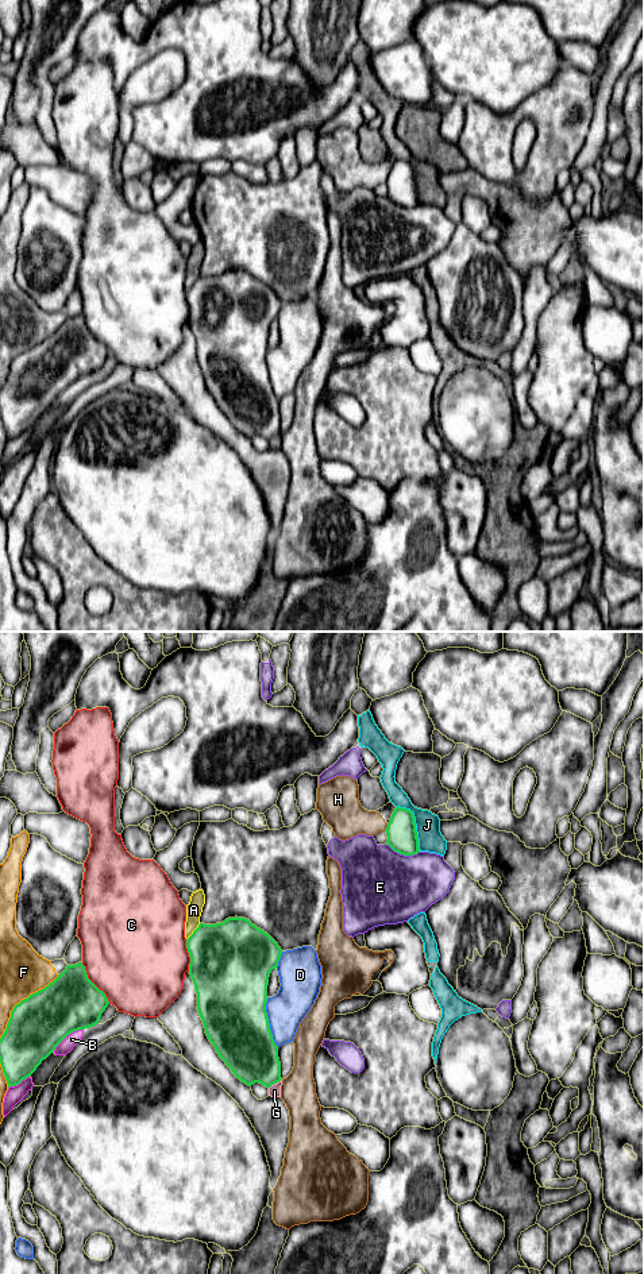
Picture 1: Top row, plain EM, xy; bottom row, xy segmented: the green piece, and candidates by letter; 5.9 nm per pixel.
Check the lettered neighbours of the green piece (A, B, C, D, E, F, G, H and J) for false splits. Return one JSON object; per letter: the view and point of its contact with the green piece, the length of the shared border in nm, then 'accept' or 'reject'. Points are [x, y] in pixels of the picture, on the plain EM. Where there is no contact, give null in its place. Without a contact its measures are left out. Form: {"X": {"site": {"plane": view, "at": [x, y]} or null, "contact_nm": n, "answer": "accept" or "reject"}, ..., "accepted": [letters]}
{"A": {"site": {"plane": "xy", "at": [193, 284]}, "contact_nm": 130, "answer": "reject"}, "B": {"site": {"plane": "xy", "at": [68, 386]}, "contact_nm": 220, "answer": "reject"}, "C": {"site": {"plane": "xy", "at": [92, 335]}, "contact_nm": 300, "answer": "reject"}, "D": {"site": {"plane": "xy", "at": [267, 374]}, "contact_nm": 300, "answer": "reject"}, "E": {"site": {"plane": "xy", "at": [403, 205]}, "contact_nm": 220, "answer": "reject"}, "F": {"site": {"plane": "xy", "at": [22, 352]}, "contact_nm": 500, "answer": "reject"}, "G": {"site": {"plane": "xy", "at": [274, 435]}, "contact_nm": 100, "answer": "reject"}, "H": {"site": {"plane": "xy", "at": [386, 180]}, "contact_nm": 50, "answer": "reject"}, "J": {"site": {"plane": "xy", "at": [415, 176]}, "contact_nm": 300, "answer": "reject"}, "accepted": []}

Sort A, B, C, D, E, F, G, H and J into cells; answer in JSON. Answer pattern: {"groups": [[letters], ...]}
{"groups": [["A", "G"], ["B"], ["C"], ["D"], ["E"], ["F"], ["H"], ["J"]]}

